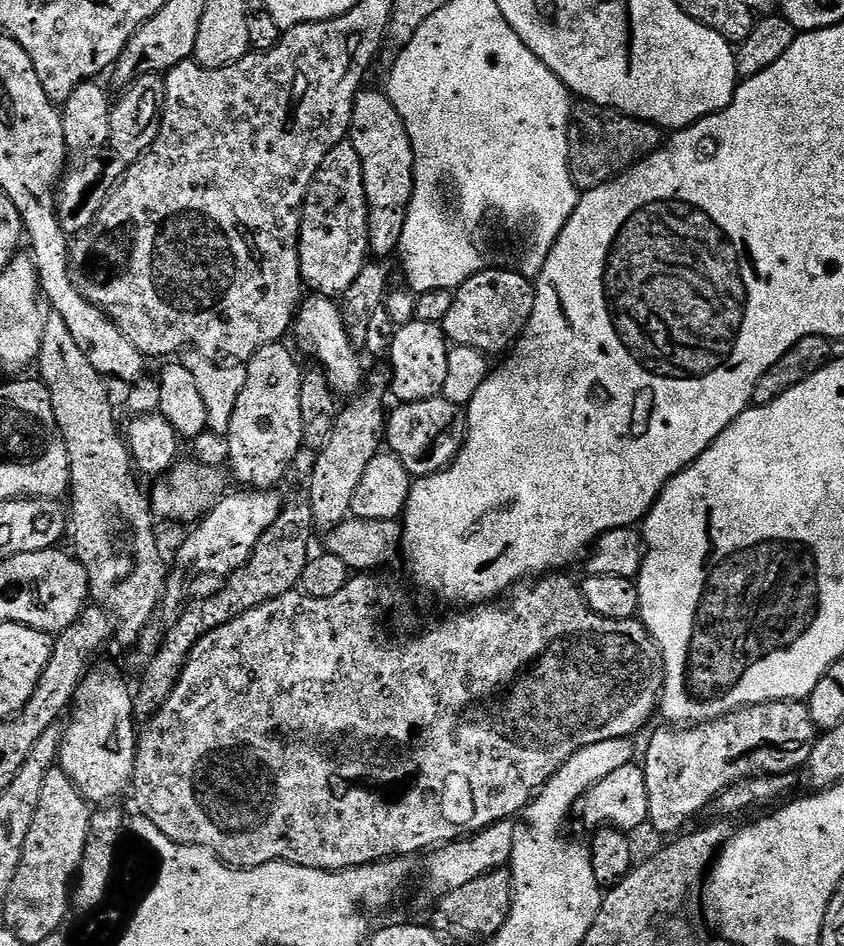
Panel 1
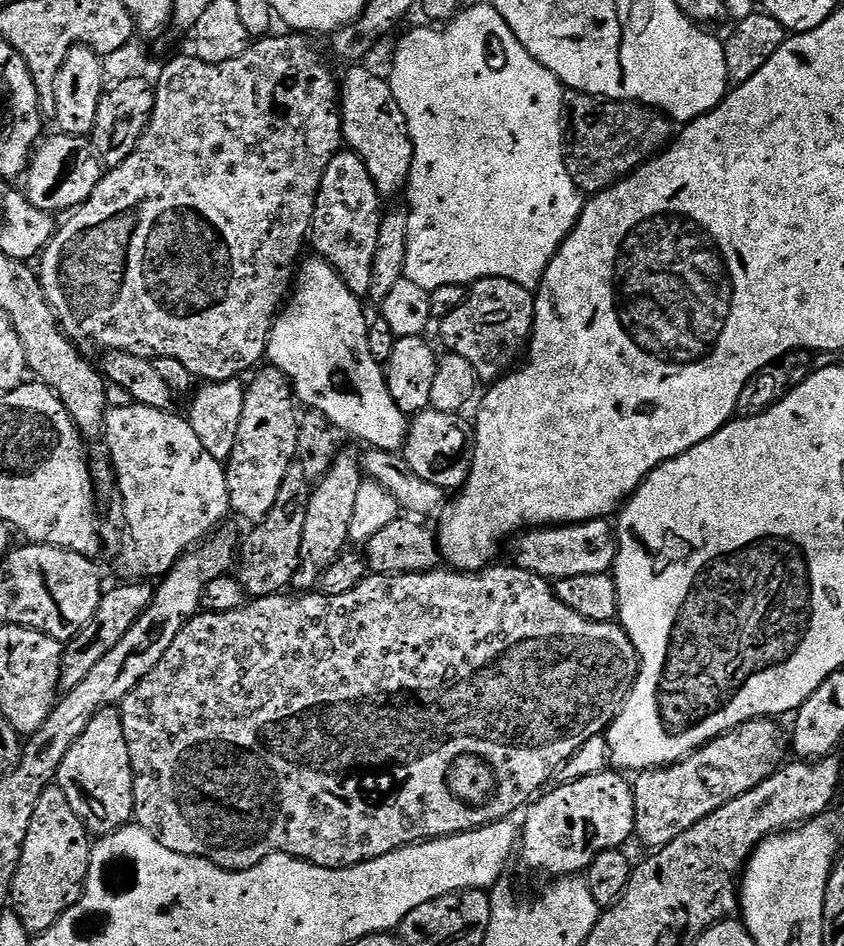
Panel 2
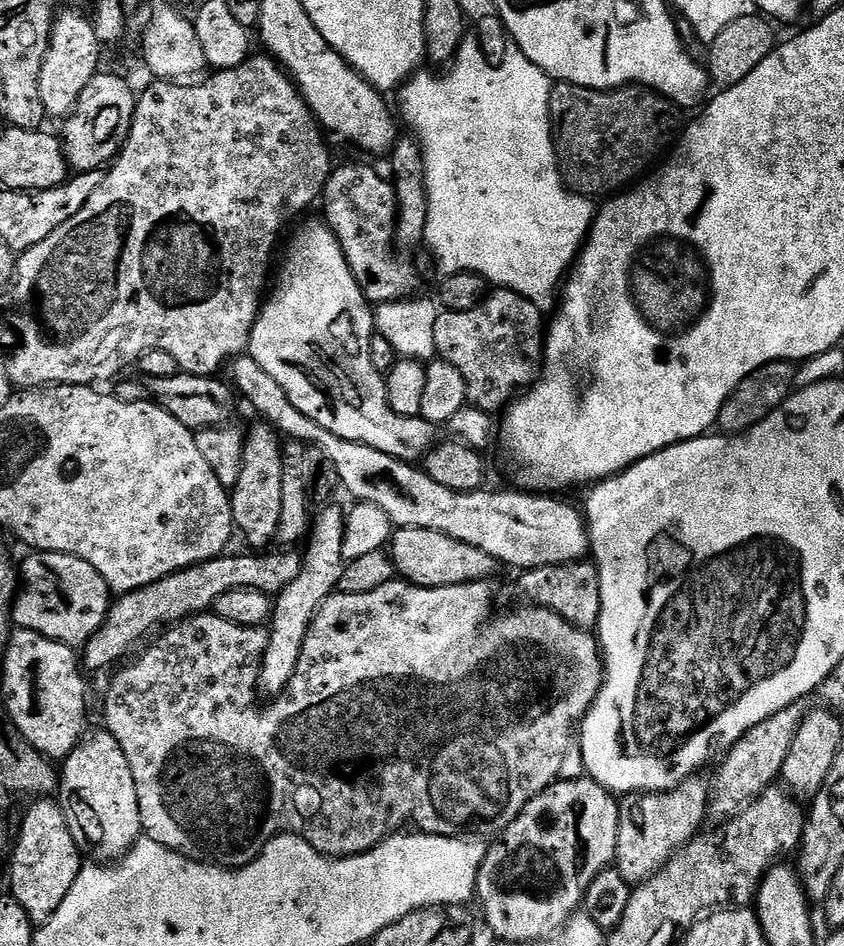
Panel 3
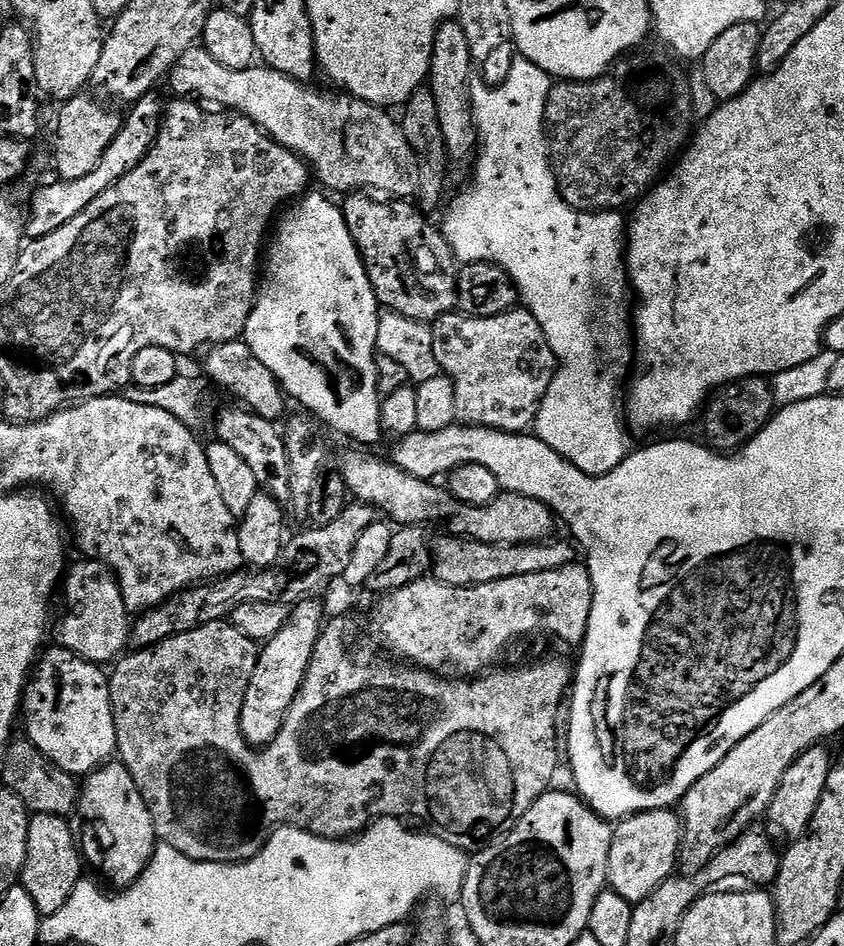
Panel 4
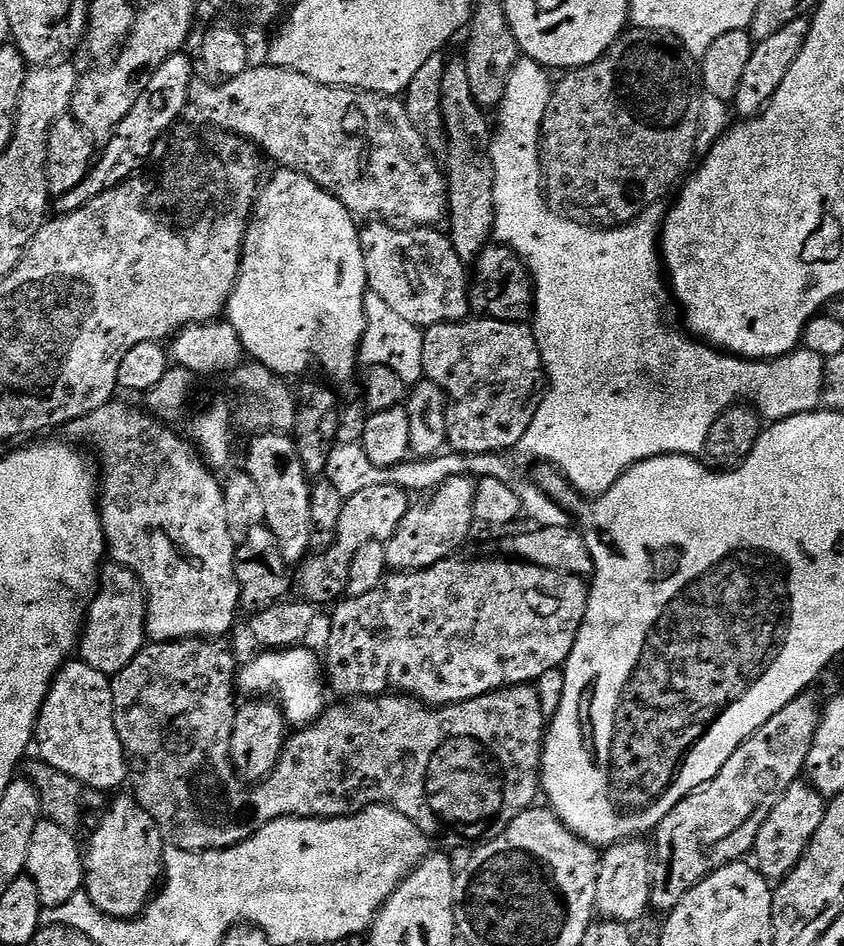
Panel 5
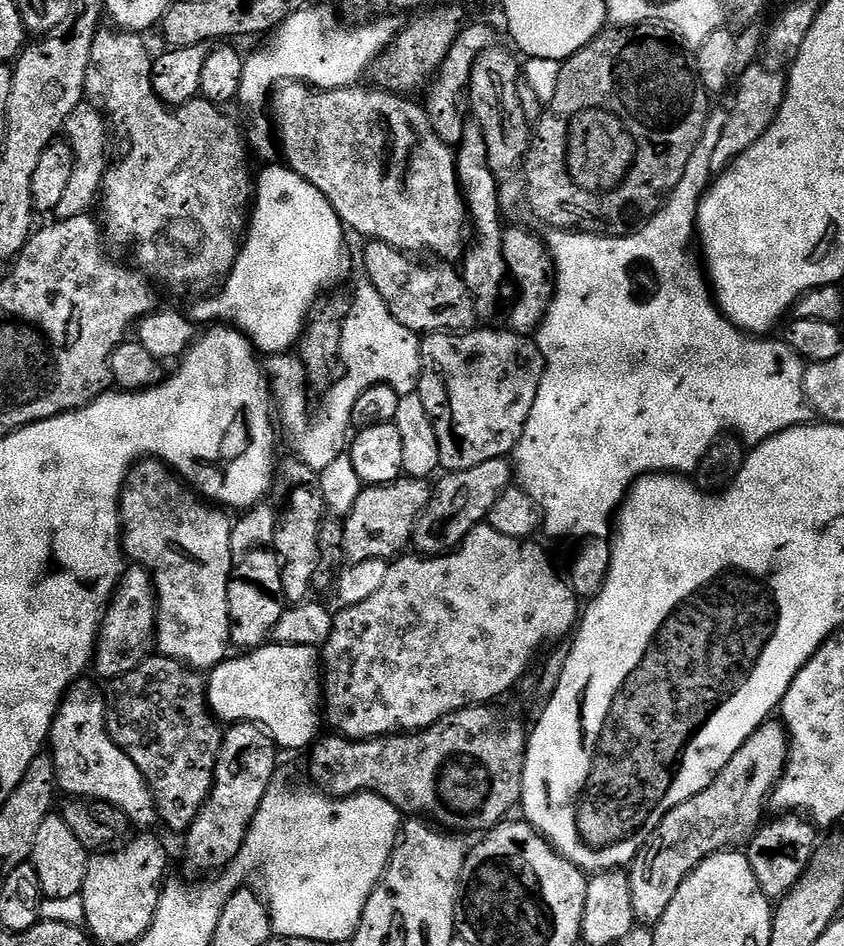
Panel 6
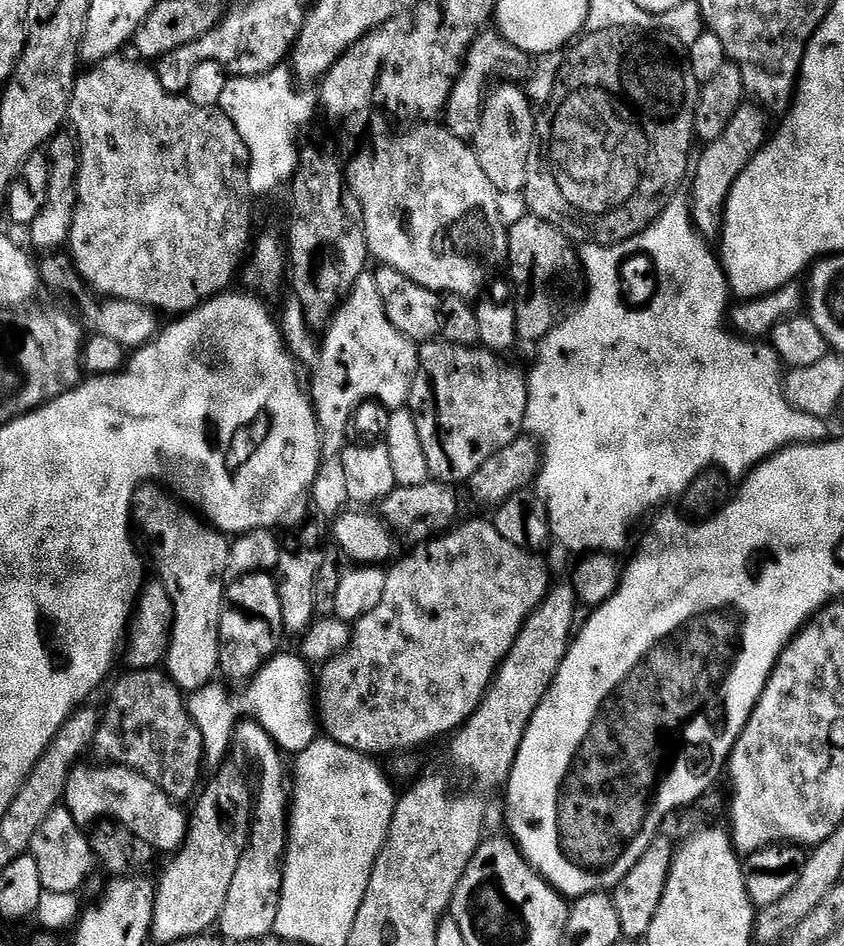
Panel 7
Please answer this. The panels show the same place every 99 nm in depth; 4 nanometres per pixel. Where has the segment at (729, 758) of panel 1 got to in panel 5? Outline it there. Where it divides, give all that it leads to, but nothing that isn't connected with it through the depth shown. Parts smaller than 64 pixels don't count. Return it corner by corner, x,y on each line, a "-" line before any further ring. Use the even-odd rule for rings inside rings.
640,838
624,840
610,848
603,849
598,870
598,890
596,891
596,911
605,920
617,920
629,926
635,920
650,912
648,895
652,889
652,866
654,852
644,845

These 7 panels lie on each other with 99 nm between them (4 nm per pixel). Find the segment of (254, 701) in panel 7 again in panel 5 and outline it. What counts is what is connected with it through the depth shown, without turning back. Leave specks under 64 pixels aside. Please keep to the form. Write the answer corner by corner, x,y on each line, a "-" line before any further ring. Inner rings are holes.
297,646
283,650
264,650
257,660
241,667
238,672
238,688
241,693
252,698
275,698
284,718
292,726
307,726
320,717
326,707
324,688
326,692
326,672
322,660
308,649
308,646

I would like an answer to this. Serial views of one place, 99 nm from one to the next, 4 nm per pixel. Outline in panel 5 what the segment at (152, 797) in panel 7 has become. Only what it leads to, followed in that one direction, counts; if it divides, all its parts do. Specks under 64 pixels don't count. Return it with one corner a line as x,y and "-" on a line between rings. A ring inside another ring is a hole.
79,658
69,659
60,669
60,673
52,679
50,690
36,719
34,748
35,751
40,751
37,752
39,759
54,766
54,770
62,770
62,774
70,774
70,778
89,789
97,788
100,792
108,792
111,788
125,787
128,759
124,756
122,742
114,726
114,694
109,676
94,670

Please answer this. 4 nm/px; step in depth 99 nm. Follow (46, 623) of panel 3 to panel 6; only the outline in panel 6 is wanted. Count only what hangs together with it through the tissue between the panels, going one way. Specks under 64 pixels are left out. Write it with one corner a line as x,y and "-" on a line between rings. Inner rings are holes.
140,564
125,567
124,577
108,604
108,613
104,615
104,624
96,640
94,672
105,682
122,678
122,674
130,674
130,670
153,655
156,648
157,611
156,583
152,580
152,573

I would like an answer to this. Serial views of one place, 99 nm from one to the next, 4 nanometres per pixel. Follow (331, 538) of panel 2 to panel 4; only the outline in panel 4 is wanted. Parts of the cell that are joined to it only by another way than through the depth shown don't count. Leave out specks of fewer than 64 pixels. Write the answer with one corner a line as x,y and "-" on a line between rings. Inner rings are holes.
319,599
301,600
289,611
286,626
282,626
282,630
278,630
278,634
267,640
259,649
254,674
250,678
250,686
246,686
246,694
242,698
242,714
240,715
242,738
253,748
265,748
274,738
278,738
278,730
282,730
282,722
286,718
294,698
300,693
300,687
308,673
308,667
325,620
326,609

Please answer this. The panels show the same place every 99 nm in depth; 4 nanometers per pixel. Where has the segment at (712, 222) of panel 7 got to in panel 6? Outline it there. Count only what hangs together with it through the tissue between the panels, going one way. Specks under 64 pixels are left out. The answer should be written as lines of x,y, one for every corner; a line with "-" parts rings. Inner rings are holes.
757,62
751,64
745,72
739,73
734,90
735,88
736,97
732,100
732,108
727,109
728,121
722,130
722,139
714,149
714,158
710,158
710,166
716,174
723,172
736,157
750,150
750,146
754,146
754,142
758,142
766,130
770,130
784,101
786,76
783,71
775,72
774,69
767,68
764,62

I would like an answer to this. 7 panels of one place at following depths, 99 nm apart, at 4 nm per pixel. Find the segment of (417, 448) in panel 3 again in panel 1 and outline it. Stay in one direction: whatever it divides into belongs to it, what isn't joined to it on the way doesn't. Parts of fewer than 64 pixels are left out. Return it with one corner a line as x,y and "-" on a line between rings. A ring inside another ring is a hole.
312,294
301,303
295,317
294,336
305,340
316,351
320,359
319,367
328,374
330,386
344,398
352,398
361,391
360,360
356,357
357,345
348,337
348,326
340,312
340,304
335,299

